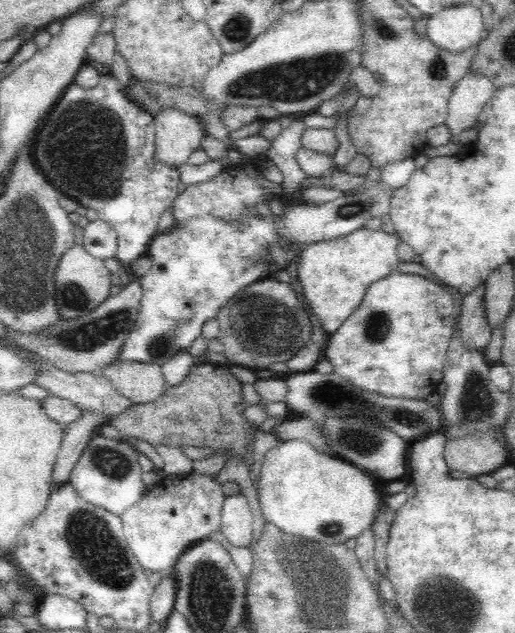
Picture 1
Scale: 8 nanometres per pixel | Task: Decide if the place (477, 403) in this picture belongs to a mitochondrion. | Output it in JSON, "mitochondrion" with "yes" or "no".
{"mitochondrion":"yes"}

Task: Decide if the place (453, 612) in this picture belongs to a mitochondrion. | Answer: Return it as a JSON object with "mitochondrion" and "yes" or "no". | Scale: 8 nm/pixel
{"mitochondrion":"yes"}

